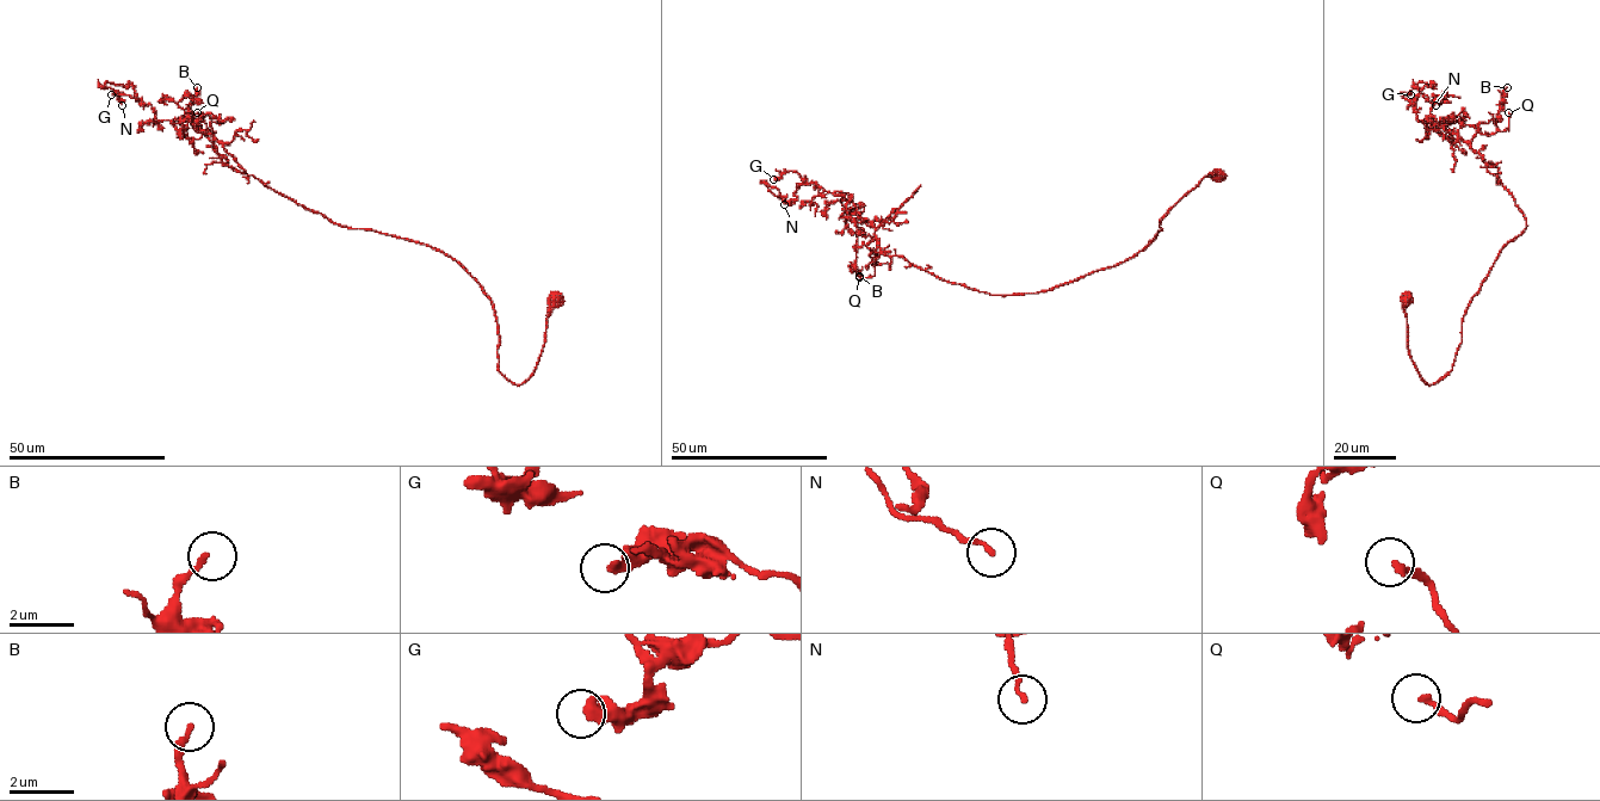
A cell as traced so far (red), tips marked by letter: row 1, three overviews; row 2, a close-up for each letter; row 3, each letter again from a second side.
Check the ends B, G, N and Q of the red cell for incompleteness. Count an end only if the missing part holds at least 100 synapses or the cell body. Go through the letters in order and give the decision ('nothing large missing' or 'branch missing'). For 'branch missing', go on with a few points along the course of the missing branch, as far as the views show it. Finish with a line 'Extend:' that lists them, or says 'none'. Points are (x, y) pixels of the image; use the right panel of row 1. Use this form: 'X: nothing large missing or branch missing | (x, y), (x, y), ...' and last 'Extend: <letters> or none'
B: nothing large missing
G: nothing large missing
N: nothing large missing
Q: nothing large missing
Extend: none

